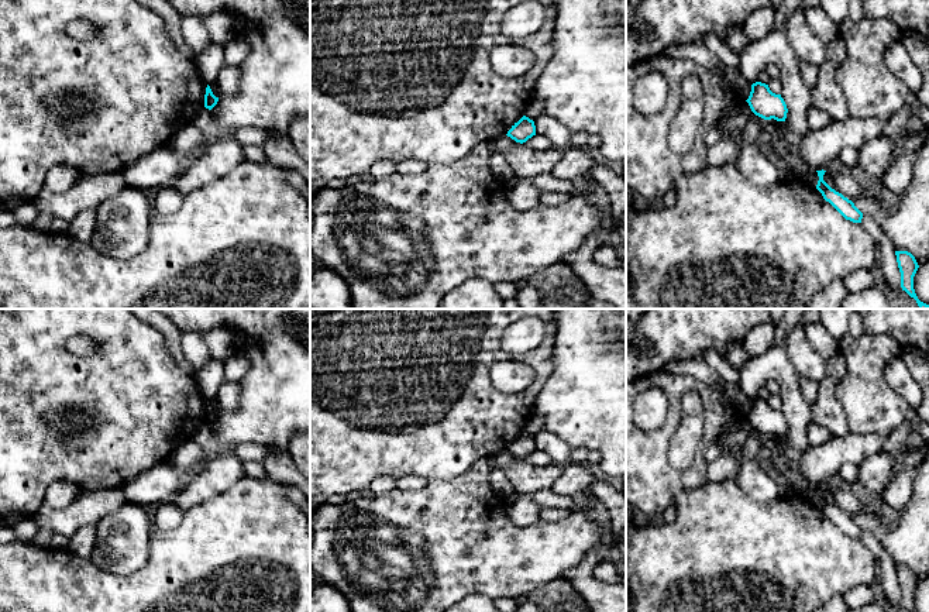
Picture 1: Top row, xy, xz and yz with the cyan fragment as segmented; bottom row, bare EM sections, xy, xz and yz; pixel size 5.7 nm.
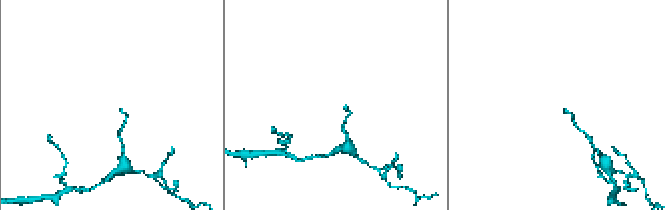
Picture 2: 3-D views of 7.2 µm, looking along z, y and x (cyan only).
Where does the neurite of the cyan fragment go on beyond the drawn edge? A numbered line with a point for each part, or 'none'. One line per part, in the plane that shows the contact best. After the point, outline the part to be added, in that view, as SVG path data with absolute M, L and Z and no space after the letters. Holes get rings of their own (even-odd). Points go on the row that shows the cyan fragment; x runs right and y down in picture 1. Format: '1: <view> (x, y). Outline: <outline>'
none

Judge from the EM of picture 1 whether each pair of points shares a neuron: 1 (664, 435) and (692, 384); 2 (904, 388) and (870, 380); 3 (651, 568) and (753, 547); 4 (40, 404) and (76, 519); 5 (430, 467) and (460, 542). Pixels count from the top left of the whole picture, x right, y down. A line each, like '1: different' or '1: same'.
1: same
2: different
3: same
4: different
5: different

